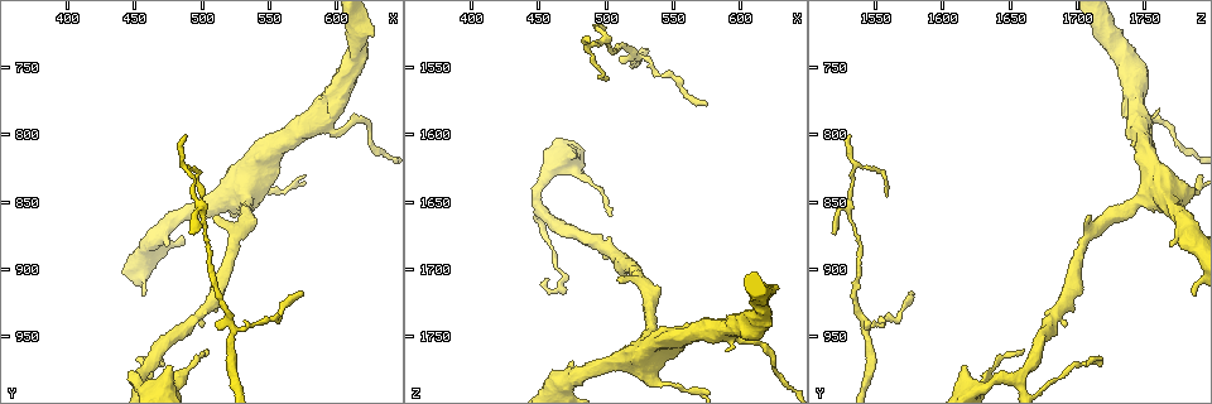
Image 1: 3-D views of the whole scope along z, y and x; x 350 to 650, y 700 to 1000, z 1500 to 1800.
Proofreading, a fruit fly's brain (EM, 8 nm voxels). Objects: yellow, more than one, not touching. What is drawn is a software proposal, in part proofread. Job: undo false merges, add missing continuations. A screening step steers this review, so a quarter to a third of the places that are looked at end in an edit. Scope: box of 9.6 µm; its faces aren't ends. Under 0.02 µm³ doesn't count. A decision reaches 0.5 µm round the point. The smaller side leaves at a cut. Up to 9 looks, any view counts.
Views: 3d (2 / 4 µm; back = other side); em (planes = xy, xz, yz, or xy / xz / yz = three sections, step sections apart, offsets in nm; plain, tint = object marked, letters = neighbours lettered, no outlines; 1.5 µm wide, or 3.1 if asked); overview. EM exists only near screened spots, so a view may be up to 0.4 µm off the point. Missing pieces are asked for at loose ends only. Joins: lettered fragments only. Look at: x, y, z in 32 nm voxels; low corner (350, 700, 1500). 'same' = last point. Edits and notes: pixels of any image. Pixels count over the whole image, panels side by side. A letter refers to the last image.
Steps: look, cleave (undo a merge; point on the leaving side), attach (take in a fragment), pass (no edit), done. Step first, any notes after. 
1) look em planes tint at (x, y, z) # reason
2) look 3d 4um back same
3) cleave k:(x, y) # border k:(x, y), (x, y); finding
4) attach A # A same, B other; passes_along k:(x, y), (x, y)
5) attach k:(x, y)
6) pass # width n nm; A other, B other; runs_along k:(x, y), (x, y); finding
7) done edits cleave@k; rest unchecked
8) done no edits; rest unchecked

look em planes tint at (524, 944, 1542) # abrupt turn

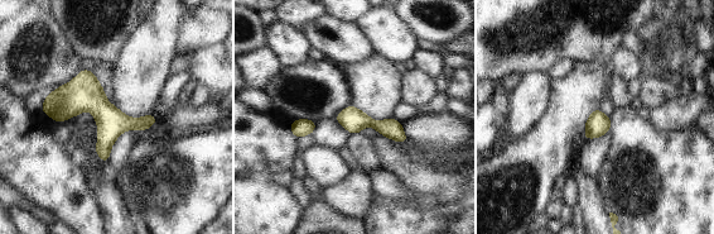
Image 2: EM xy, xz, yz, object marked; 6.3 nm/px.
look em planes letters same

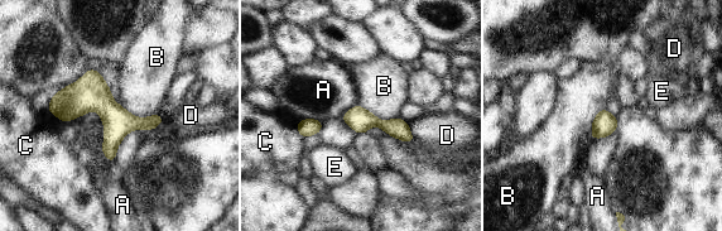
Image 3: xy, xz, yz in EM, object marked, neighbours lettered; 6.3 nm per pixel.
pass # width 140 nm; A other, B other, C other, D other, E other; runs_along 3:(52, 105), (158, 120); all the same cell

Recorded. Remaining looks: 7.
look em planes tint at (572, 918, 1576) # an open end

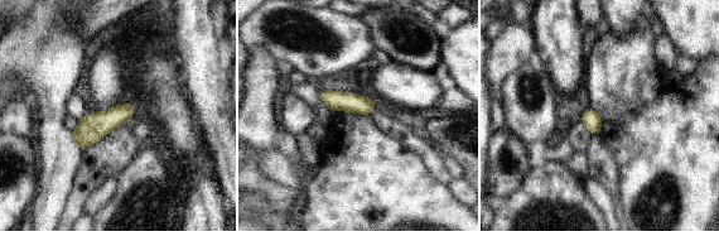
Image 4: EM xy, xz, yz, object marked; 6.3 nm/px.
look em planes letters same

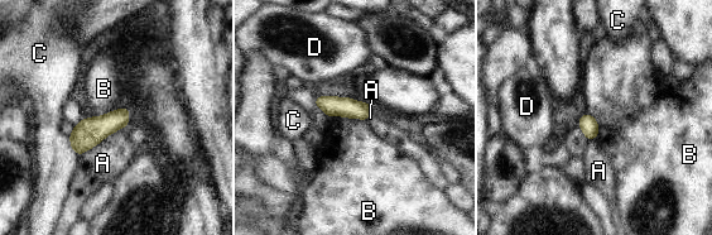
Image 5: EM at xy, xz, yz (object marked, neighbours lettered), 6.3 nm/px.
pass # width 110 nm; A other, B other, C other, D other; no lettered fragment goes on from it

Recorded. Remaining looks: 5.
look em planes letters at (508, 860, 1708) # thick end

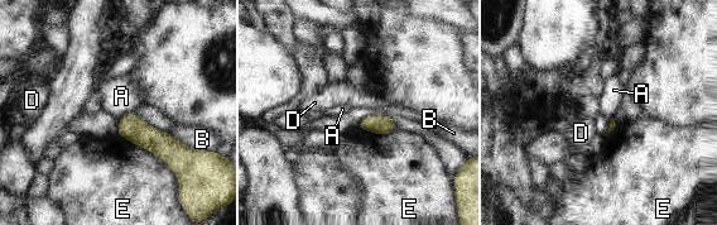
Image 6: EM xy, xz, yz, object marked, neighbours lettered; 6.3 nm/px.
pass # A other, B other, D other, E other; border 6:(130, 113), (120, 119); none of them fits

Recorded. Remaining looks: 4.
look 3d 2um back at (490, 874, 1518) # thin end

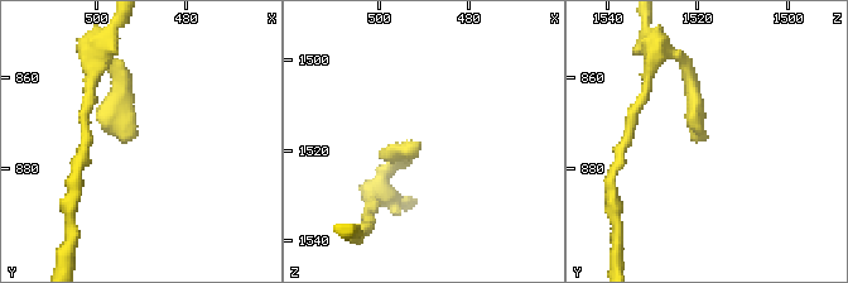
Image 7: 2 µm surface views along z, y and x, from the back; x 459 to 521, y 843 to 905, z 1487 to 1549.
look em planes tint at (492, 873, 1519) # shape alone is not enough

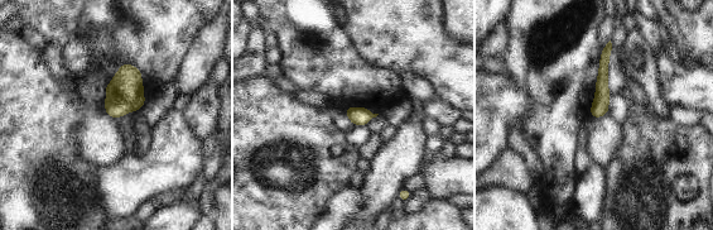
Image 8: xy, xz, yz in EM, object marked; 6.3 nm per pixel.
look em planes letters same # see the neighbours

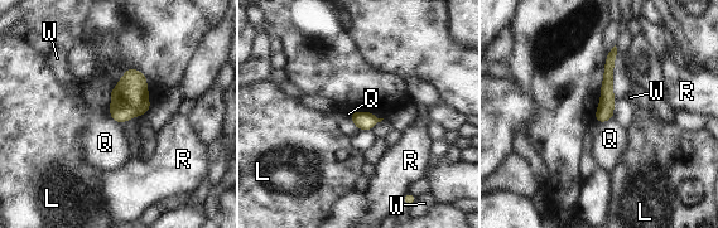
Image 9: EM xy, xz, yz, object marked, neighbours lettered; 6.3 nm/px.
pass # L other, Q other, R other, W other; border 9:(612, 117), (600, 122); none of them fits

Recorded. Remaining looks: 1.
done no edits; rest unchecked

